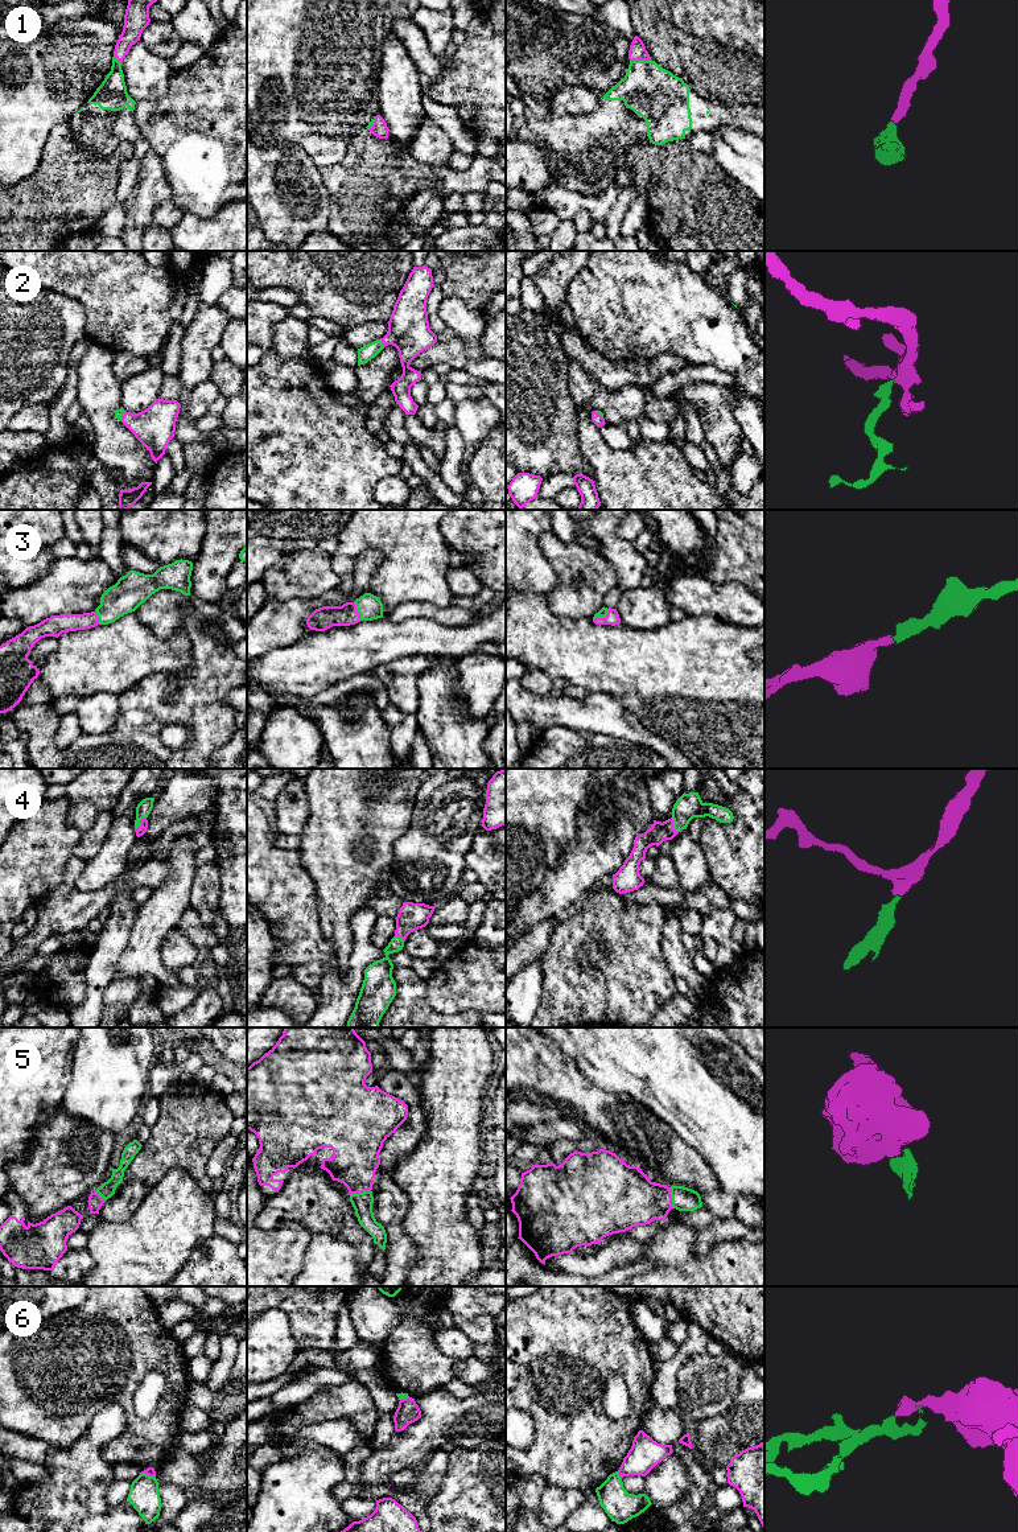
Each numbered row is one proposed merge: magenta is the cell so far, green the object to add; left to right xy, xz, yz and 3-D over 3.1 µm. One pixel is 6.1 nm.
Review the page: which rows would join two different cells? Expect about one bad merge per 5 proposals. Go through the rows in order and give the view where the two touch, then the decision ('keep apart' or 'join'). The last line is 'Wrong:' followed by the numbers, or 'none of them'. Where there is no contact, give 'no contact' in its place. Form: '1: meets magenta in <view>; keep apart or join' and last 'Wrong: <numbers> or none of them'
1: meets magenta in yz; join
2: meets magenta in xz; join
3: meets magenta in yz; join
4: meets magenta in xy; join
5: meets magenta in xz; join
6: meets magenta in yz; keep apart
Wrong: 6

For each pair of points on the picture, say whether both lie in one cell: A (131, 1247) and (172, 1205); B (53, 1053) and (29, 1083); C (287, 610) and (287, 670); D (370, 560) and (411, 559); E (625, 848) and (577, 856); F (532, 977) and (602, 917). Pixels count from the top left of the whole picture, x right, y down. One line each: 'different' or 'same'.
A: same
B: same
C: different
D: different
E: same
F: different

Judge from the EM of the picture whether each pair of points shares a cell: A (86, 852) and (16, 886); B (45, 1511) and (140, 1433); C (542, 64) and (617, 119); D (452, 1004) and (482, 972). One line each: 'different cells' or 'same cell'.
A: different cells
B: different cells
C: different cells
D: same cell

